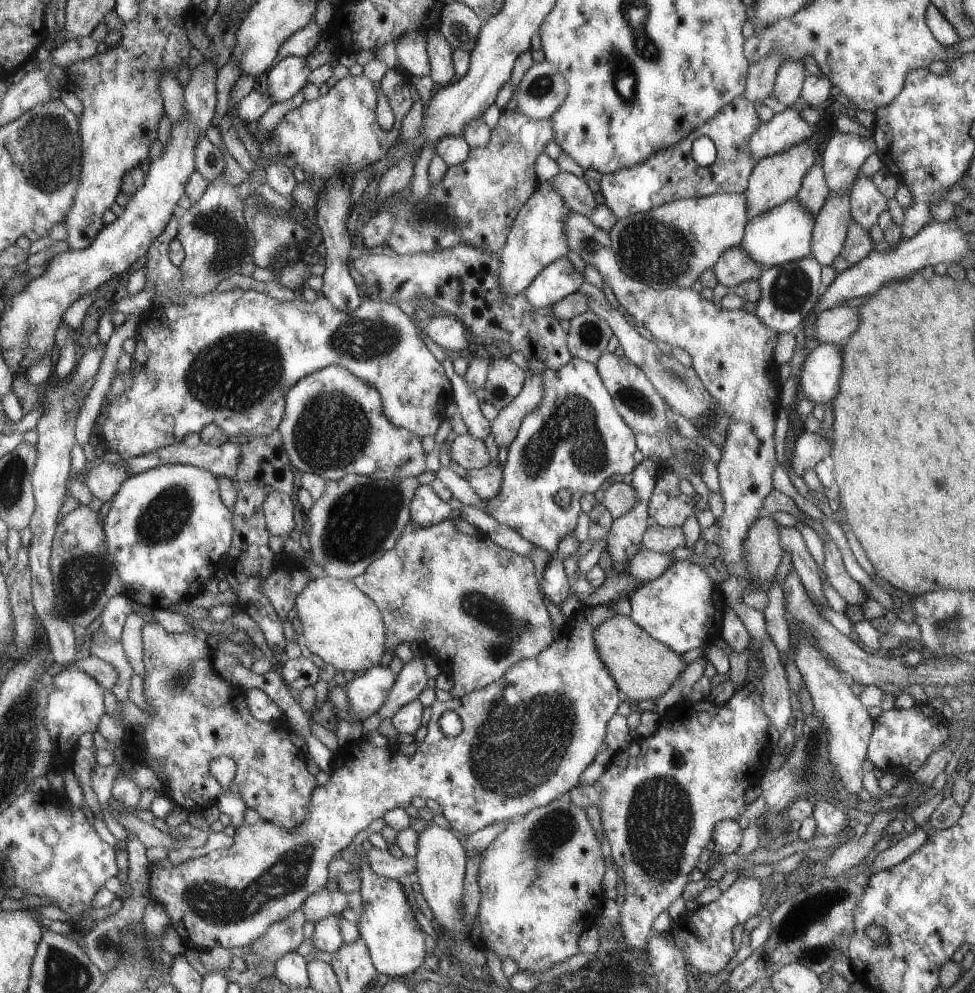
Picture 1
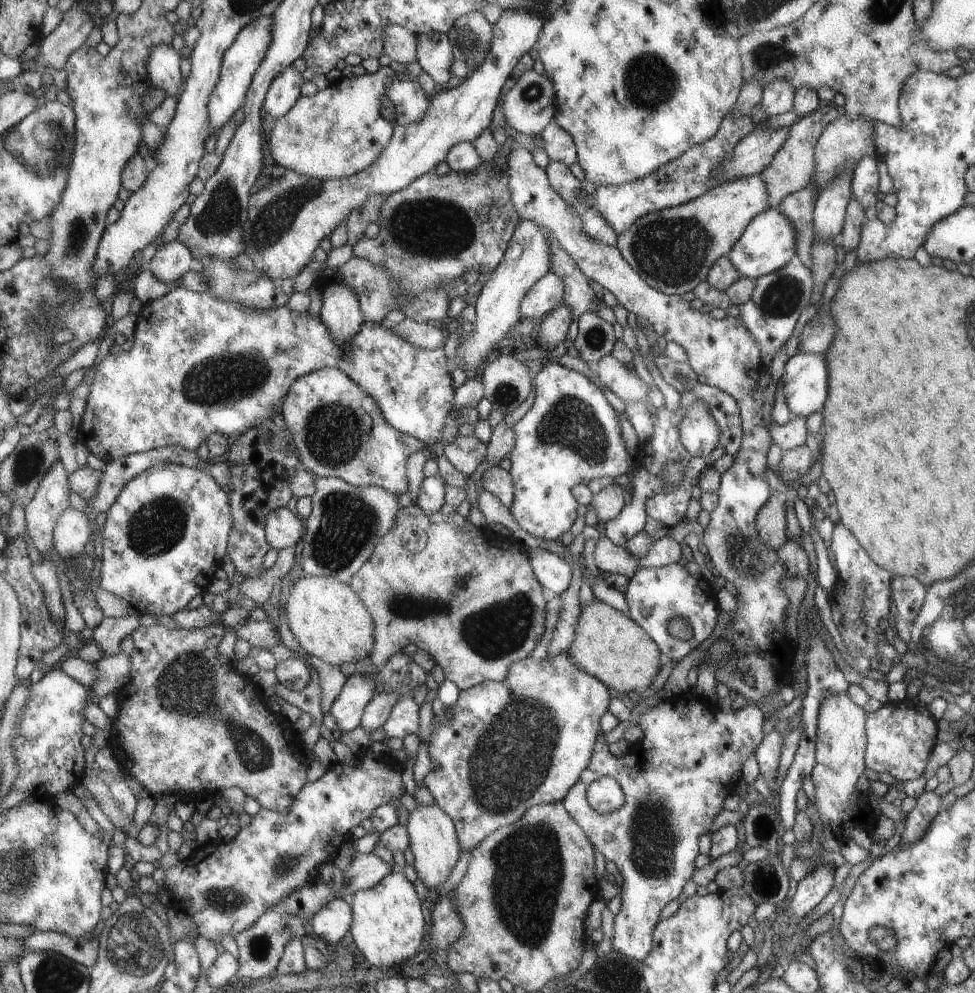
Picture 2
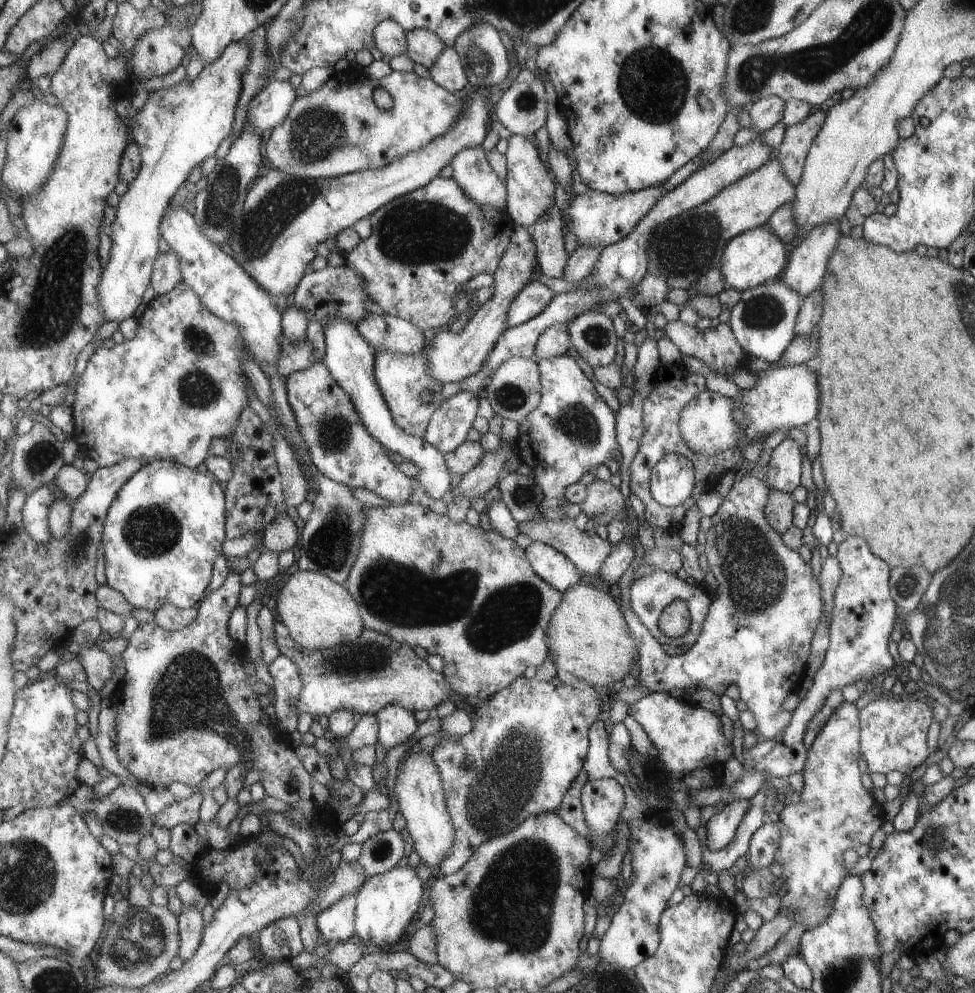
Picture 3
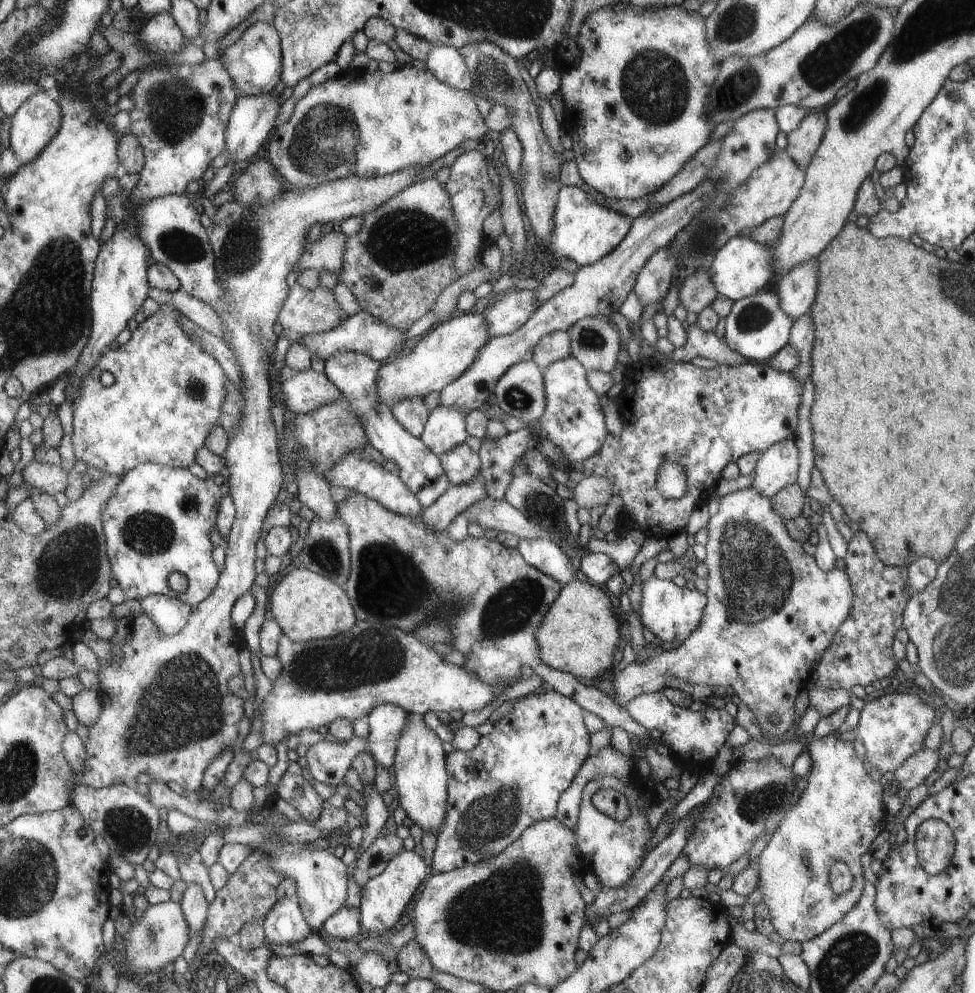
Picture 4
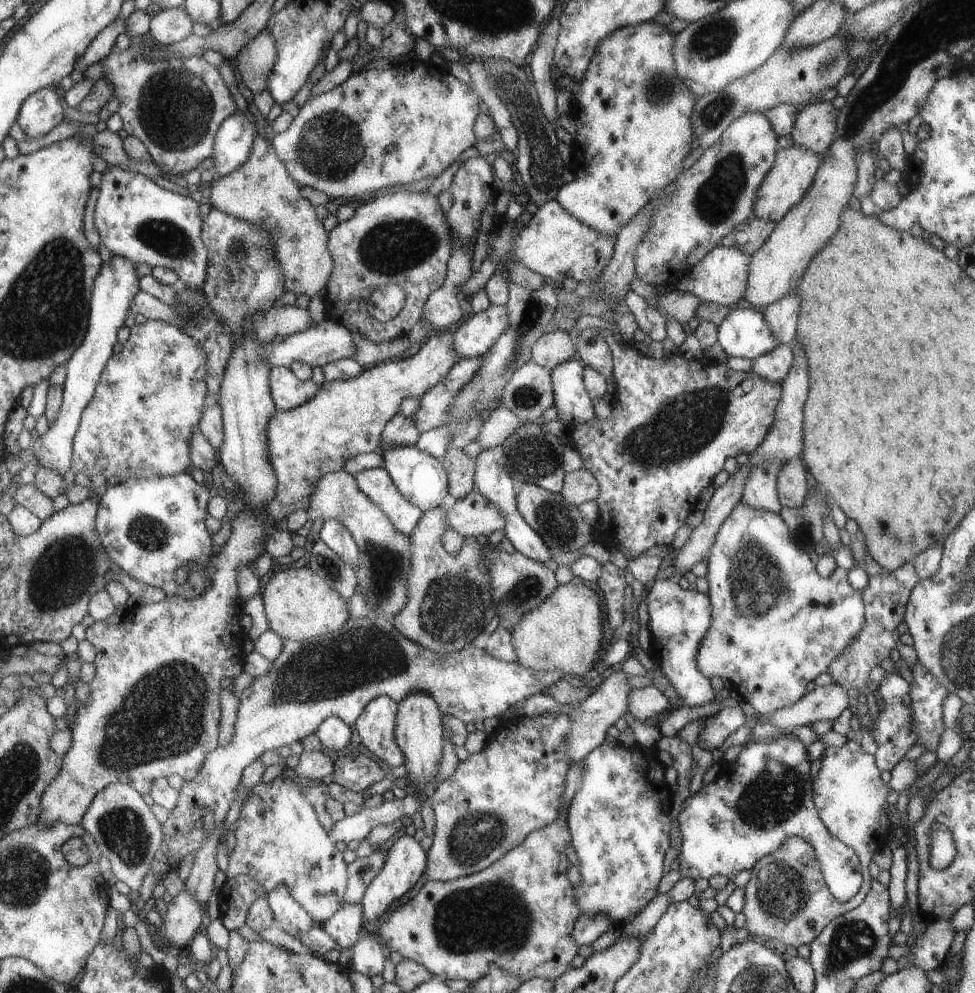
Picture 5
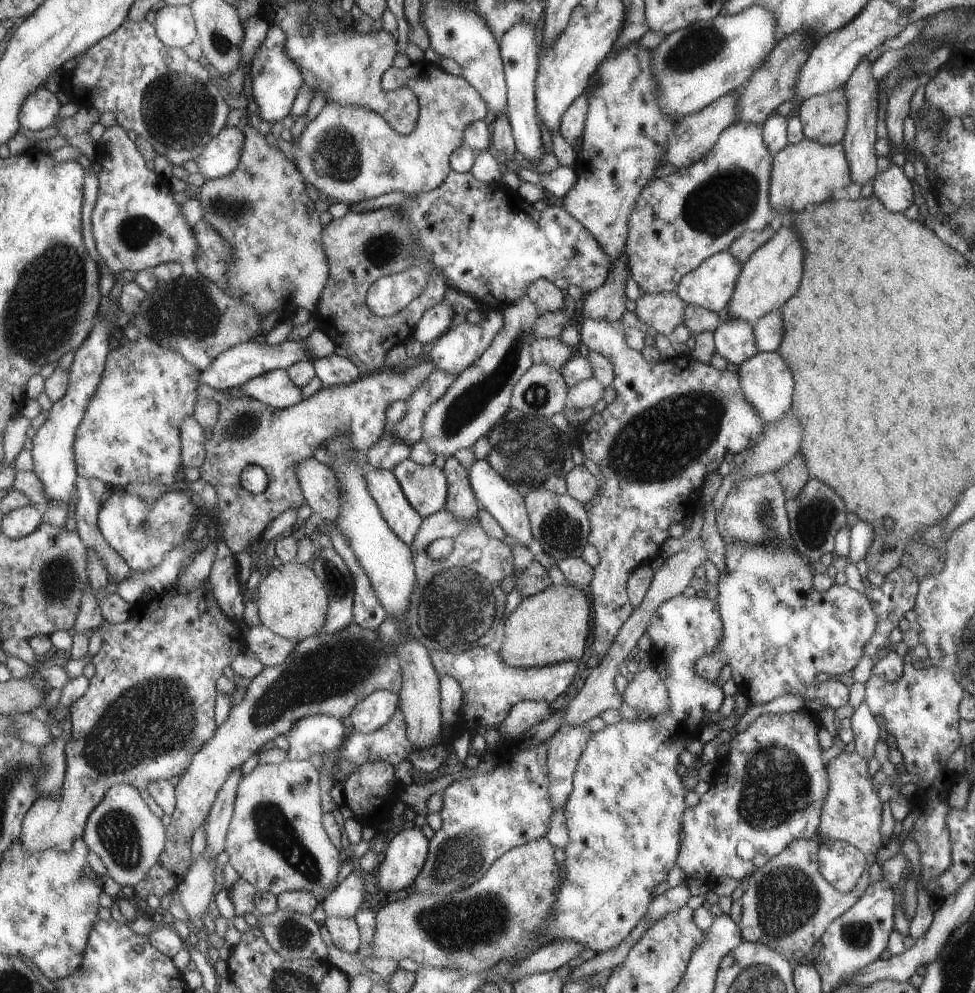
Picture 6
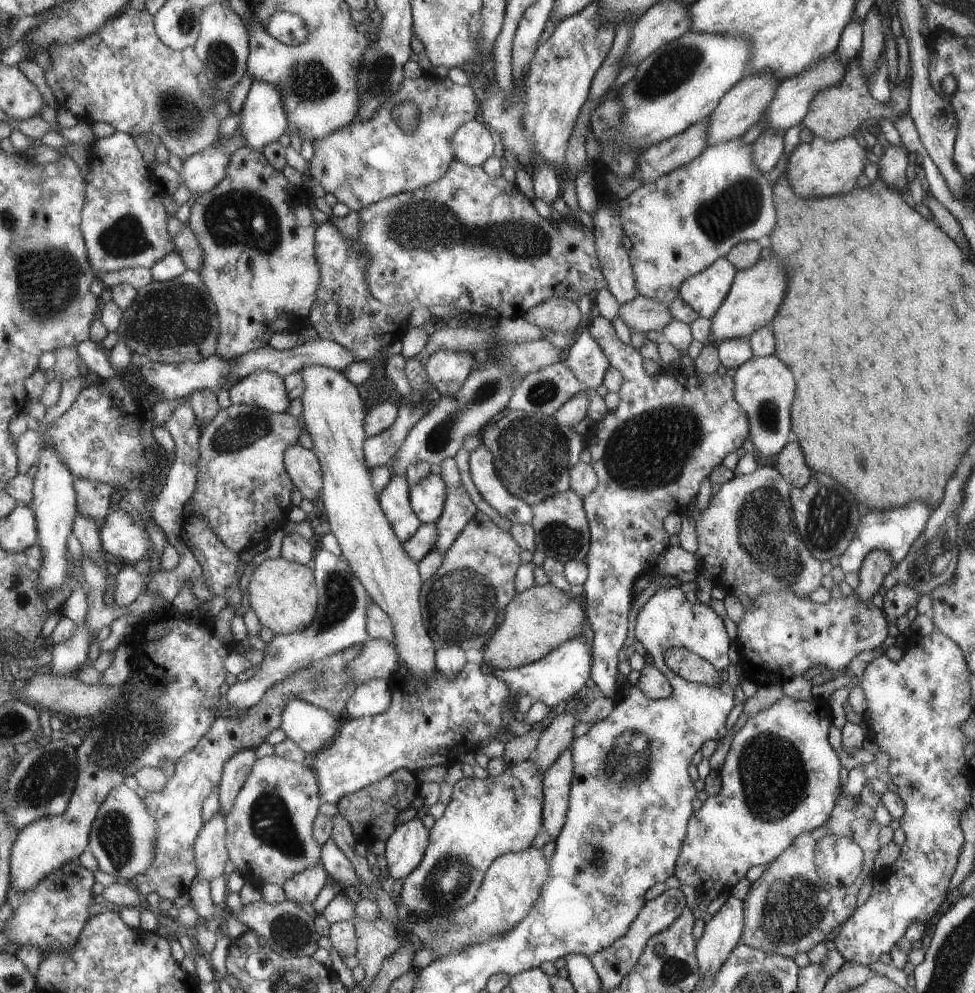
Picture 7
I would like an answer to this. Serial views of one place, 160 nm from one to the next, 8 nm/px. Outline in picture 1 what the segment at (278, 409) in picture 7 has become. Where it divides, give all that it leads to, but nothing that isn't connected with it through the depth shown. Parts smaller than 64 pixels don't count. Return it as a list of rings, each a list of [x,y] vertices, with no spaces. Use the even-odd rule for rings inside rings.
[[[339,365],[316,370],[304,376],[286,396],[284,419],[278,428],[284,436],[287,452],[302,473],[317,473],[328,481],[338,481],[349,473],[375,480],[399,481],[419,476],[427,470],[422,438],[409,429],[398,427],[386,415],[382,394],[370,382]]]

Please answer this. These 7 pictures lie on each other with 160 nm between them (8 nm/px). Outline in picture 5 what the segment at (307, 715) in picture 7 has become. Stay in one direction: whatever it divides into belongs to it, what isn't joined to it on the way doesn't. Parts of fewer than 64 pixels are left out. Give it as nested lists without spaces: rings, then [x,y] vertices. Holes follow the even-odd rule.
[[[330,716],[317,729],[315,735],[326,752],[342,755],[350,747],[353,727],[338,716]]]

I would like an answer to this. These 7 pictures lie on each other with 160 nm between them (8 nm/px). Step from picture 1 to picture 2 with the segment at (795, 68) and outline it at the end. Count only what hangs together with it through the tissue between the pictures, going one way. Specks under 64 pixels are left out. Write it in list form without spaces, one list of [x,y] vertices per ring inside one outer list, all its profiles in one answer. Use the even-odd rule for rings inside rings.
[[[772,80],[771,83],[762,88],[762,95],[758,102],[762,110],[761,114],[767,119],[772,114],[791,111],[793,97],[794,90],[786,80]]]

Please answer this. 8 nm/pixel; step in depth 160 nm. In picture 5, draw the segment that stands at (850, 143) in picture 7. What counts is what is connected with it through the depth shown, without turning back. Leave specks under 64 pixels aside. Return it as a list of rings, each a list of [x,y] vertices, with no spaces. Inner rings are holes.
[[[793,144],[787,149],[777,149],[775,164],[759,186],[753,204],[752,217],[778,222],[789,210],[807,194],[808,188],[821,164],[823,156],[806,151]]]

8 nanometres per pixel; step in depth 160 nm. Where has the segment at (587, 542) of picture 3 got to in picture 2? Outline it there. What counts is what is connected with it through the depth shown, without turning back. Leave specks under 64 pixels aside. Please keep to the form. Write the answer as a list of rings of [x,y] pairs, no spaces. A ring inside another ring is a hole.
[[[607,537],[595,540],[595,550],[593,554],[594,562],[600,572],[612,572],[613,574],[623,574],[628,580],[636,574],[638,559],[629,554],[624,546],[613,544]]]

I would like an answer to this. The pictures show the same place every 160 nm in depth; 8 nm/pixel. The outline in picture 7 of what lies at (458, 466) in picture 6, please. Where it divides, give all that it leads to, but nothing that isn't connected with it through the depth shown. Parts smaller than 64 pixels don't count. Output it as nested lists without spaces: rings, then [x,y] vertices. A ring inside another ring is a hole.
[[[456,458],[445,459],[442,464],[441,475],[448,484],[448,499],[438,520],[439,540],[436,547],[447,554],[448,548],[457,540],[464,528],[471,522],[477,512],[472,497],[465,488],[464,480]]]

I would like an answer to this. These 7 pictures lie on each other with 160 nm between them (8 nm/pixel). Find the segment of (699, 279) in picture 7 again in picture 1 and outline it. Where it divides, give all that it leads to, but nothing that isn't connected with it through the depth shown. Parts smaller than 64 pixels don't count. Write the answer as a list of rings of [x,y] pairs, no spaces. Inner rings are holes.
[[[791,197],[771,210],[748,220],[744,226],[744,236],[738,246],[763,268],[788,263],[790,260],[799,260],[810,255],[814,226],[812,213],[795,197]]]

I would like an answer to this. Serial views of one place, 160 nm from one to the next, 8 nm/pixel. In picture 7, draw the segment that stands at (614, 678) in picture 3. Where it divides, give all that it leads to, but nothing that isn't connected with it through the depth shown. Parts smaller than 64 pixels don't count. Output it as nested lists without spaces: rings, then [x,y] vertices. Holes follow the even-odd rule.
[[[550,582],[534,585],[516,594],[505,607],[504,622],[493,631],[493,636],[482,648],[483,666],[491,669],[514,669],[543,659],[565,641],[581,636],[583,608],[579,598],[565,594]]]

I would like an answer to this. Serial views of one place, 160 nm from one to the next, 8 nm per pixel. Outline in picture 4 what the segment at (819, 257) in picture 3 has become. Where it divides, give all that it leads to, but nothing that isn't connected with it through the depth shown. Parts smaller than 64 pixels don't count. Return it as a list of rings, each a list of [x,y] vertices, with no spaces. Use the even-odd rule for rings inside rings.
[[[813,258],[787,271],[777,282],[780,307],[791,320],[809,310],[816,293],[817,275],[818,262]]]

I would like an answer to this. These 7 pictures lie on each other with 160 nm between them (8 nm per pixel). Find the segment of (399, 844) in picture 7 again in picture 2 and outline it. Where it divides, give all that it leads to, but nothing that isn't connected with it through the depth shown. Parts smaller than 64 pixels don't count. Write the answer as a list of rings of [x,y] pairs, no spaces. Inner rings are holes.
[[[393,871],[377,886],[353,894],[351,905],[354,919],[350,934],[354,947],[370,964],[381,969],[400,967],[405,962],[412,962],[423,956],[425,928],[430,921],[425,920],[421,898],[417,896],[413,882],[409,882],[405,875]]]

